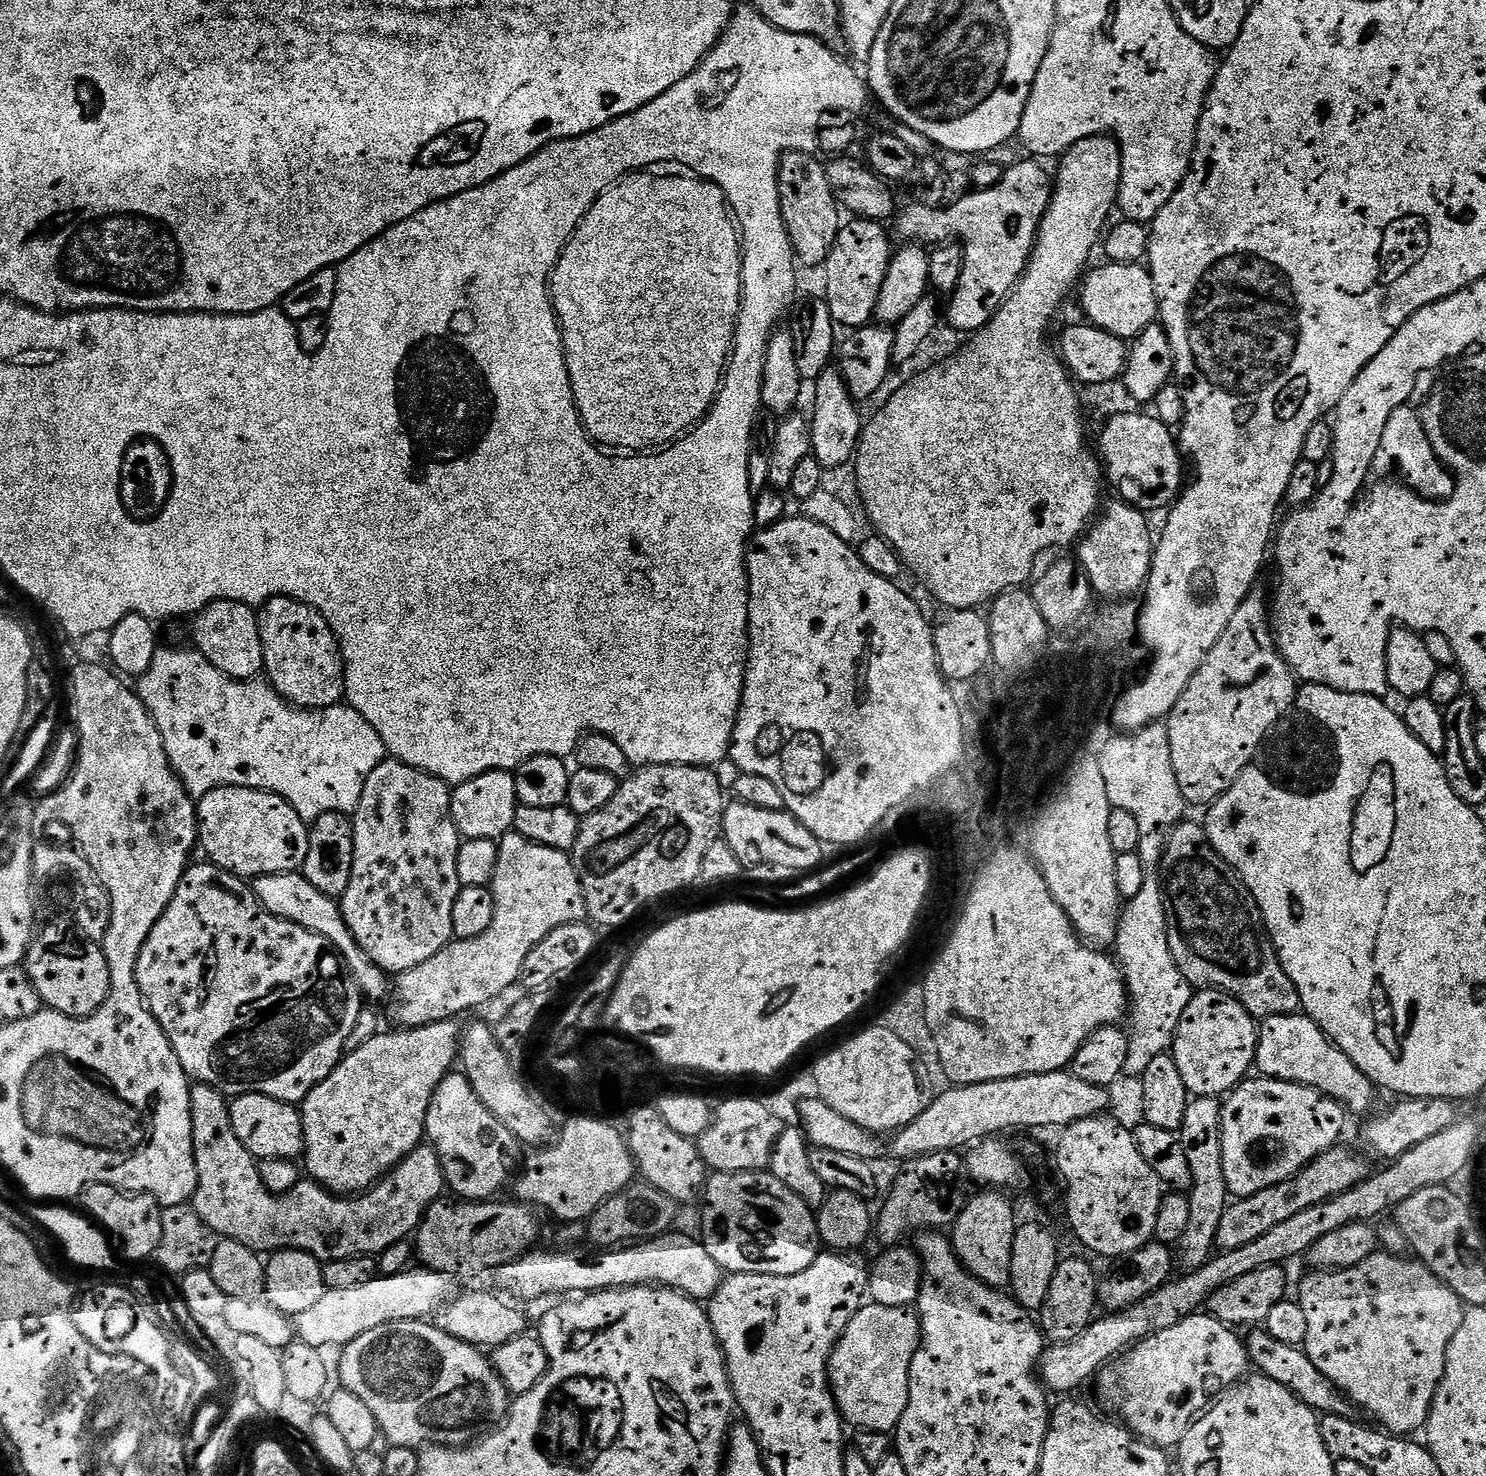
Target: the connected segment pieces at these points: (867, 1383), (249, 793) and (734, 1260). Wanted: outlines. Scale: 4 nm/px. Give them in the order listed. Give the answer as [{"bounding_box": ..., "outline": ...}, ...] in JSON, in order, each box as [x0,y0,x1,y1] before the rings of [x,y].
[{"bounding_box":[828,1303,922,1433],"outline":[[[865,1303],[832,1351],[828,1382],[840,1414],[853,1429],[895,1433],[908,1405],[910,1366],[922,1343],[920,1317],[912,1308]]]},{"bounding_box":[198,788,310,878],"outline":[[[215,788],[210,790],[210,794],[199,797],[198,800],[198,844],[211,863],[216,864],[222,870],[233,872],[235,876],[241,878],[255,878],[257,876],[269,876],[270,874],[278,874],[279,872],[300,872],[306,862],[306,854],[310,850],[310,842],[308,841],[309,825],[294,810],[294,806],[290,806],[280,796],[275,796],[272,792],[259,792],[257,788]]]},{"bounding_box":[702,1171,822,1274],"outline":[[[771,1171],[712,1172],[702,1193],[704,1233],[702,1239],[710,1258],[725,1273],[802,1274],[821,1255],[822,1241],[813,1209],[782,1186]]]}]

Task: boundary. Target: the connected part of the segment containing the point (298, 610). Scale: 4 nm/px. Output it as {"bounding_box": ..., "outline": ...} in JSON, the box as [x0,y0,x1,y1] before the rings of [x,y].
{"bounding_box":[258,596,344,708],"outline":[[[276,596],[266,601],[258,612],[261,642],[264,647],[266,679],[273,690],[294,708],[329,708],[341,703],[344,695],[344,656],[340,653],[340,642],[330,630],[326,618],[318,614],[309,604],[292,600],[289,596]]]}

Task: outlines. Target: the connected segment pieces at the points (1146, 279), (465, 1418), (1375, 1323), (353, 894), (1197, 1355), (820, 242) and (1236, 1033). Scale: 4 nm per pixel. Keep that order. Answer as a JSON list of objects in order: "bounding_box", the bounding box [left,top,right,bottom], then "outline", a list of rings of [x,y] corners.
[{"bounding_box":[1079,262,1158,342],"outline":[[[1108,262],[1105,265],[1105,268],[1093,267],[1083,277],[1082,287],[1079,289],[1080,304],[1088,315],[1085,316],[1087,323],[1114,334],[1119,340],[1131,342],[1142,334],[1142,330],[1146,330],[1158,320],[1158,305],[1152,274],[1143,263]]]},{"bounding_box":[340,1320,510,1450],"outline":[[[395,1320],[394,1322],[386,1322],[386,1326],[378,1326],[374,1330],[366,1330],[366,1334],[362,1334],[362,1338],[354,1338],[354,1342],[343,1345],[340,1354],[340,1380],[344,1383],[341,1384],[343,1391],[355,1394],[356,1397],[362,1398],[362,1402],[366,1402],[366,1406],[370,1406],[370,1414],[374,1414],[380,1431],[384,1432],[391,1446],[410,1446],[417,1450],[424,1450],[429,1446],[463,1448],[471,1445],[477,1437],[487,1433],[493,1426],[509,1419],[510,1393],[508,1387],[502,1382],[500,1375],[494,1370],[491,1359],[481,1349],[475,1348],[472,1344],[462,1342],[458,1338],[450,1338],[450,1334],[446,1334],[435,1323],[428,1320]]]},{"bounding_box":[1298,1250,1466,1434],"outline":[[[1377,1250],[1358,1266],[1335,1270],[1316,1270],[1300,1284],[1298,1303],[1306,1313],[1304,1353],[1326,1378],[1343,1392],[1357,1409],[1369,1412],[1383,1431],[1416,1434],[1425,1427],[1434,1394],[1446,1370],[1446,1350],[1450,1338],[1458,1334],[1466,1305],[1460,1295],[1433,1274],[1419,1259],[1392,1256]]]},{"bounding_box":[338,758,462,974],"outline":[[[386,758],[377,766],[374,774],[370,774],[370,778],[366,778],[362,798],[352,816],[352,829],[354,830],[354,870],[350,878],[350,886],[346,886],[346,894],[339,897],[338,903],[350,934],[354,934],[354,942],[358,942],[358,946],[364,951],[366,958],[370,958],[370,962],[374,962],[382,971],[389,974],[414,970],[414,966],[422,966],[422,962],[430,962],[430,958],[437,956],[454,939],[452,915],[454,914],[454,902],[462,887],[458,878],[458,850],[462,843],[462,837],[460,831],[456,829],[456,823],[452,817],[452,788],[445,780],[431,776],[428,772],[418,770],[400,760]]]},{"bounding_box":[1096,1314,1249,1449],"outline":[[[1197,1314],[1187,1316],[1178,1326],[1170,1326],[1170,1330],[1147,1336],[1096,1373],[1099,1407],[1105,1413],[1119,1414],[1124,1427],[1147,1444],[1175,1449],[1197,1417],[1249,1375],[1245,1341],[1232,1332],[1215,1316]]]},{"bounding_box":[778,152,842,265],"outline":[[[785,152],[778,170],[778,198],[782,210],[782,222],[786,226],[786,234],[790,238],[797,261],[801,265],[827,265],[828,255],[830,250],[834,250],[834,242],[842,227],[842,219],[840,220],[842,208],[831,186],[825,161],[811,152]]]},{"bounding_box":[1170,988,1260,1098],"outline":[[[1206,988],[1195,993],[1172,1040],[1170,1055],[1193,1097],[1224,1098],[1253,1071],[1260,1030],[1256,1017],[1228,992]]]}]

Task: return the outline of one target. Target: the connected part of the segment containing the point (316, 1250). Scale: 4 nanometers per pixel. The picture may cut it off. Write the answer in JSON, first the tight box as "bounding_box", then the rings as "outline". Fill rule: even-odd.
{"bounding_box":[190,1084,445,1262],"outline":[[[196,1084],[192,1088],[190,1098],[192,1149],[198,1186],[190,1204],[195,1208],[198,1218],[220,1238],[237,1240],[242,1242],[242,1246],[252,1248],[261,1254],[291,1250],[305,1252],[321,1262],[355,1256],[376,1258],[400,1241],[407,1241],[424,1221],[429,1206],[445,1195],[444,1163],[441,1162],[435,1148],[421,1146],[415,1148],[401,1164],[397,1164],[380,1183],[367,1189],[366,1194],[335,1196],[317,1180],[302,1178],[298,1186],[294,1186],[294,1190],[276,1196],[270,1190],[266,1190],[256,1157],[248,1153],[242,1142],[238,1142],[238,1134],[234,1134],[234,1126],[230,1122],[229,1103],[229,1097],[218,1089],[211,1088],[209,1084]]]}

